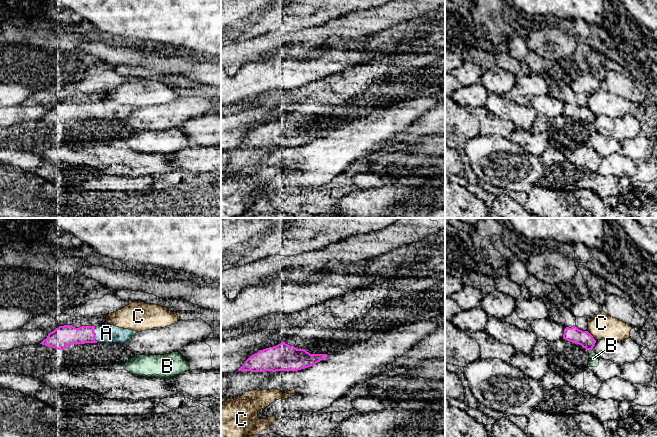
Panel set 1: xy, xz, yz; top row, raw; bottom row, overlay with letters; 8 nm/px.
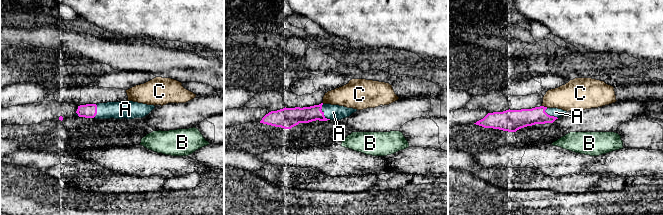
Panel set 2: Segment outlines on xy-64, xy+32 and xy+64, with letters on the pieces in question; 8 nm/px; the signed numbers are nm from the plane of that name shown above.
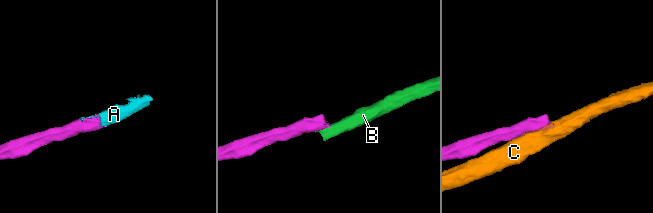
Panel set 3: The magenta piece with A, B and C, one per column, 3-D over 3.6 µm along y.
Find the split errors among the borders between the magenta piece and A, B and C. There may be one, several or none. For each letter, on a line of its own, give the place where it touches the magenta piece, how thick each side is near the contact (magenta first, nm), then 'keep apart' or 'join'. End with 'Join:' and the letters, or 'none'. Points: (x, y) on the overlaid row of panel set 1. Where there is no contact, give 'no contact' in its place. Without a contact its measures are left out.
A: xy (95, 335) | 170/160 nm | join
B: yz (589, 349) | 120/80 nm | keep apart
C: yz (591, 335) | 120/190 nm | keep apart
Join: A

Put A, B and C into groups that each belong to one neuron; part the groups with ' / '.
A / B / C

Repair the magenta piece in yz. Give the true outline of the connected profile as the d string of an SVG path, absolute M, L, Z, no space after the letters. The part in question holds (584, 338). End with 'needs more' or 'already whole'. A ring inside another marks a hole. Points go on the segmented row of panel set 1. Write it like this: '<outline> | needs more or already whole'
M576 326L571 328L566 327L564 329L563 339L579 344L588 351L592 350L596 343L596 340L588 331L582 331Z | already whole

